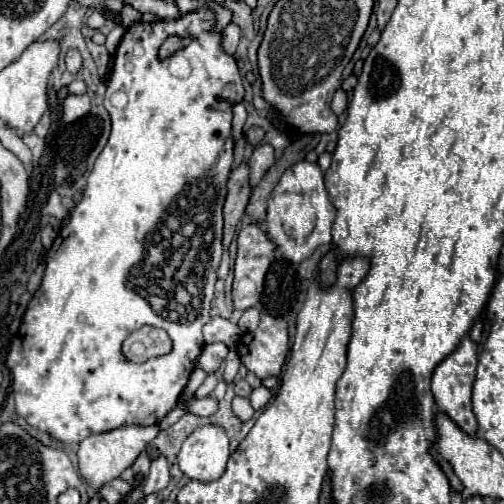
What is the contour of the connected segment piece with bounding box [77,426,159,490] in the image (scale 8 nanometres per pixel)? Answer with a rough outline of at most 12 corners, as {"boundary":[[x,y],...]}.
{"boundary":[[159,426],[87,436],[79,474],[99,490],[121,476]]}

